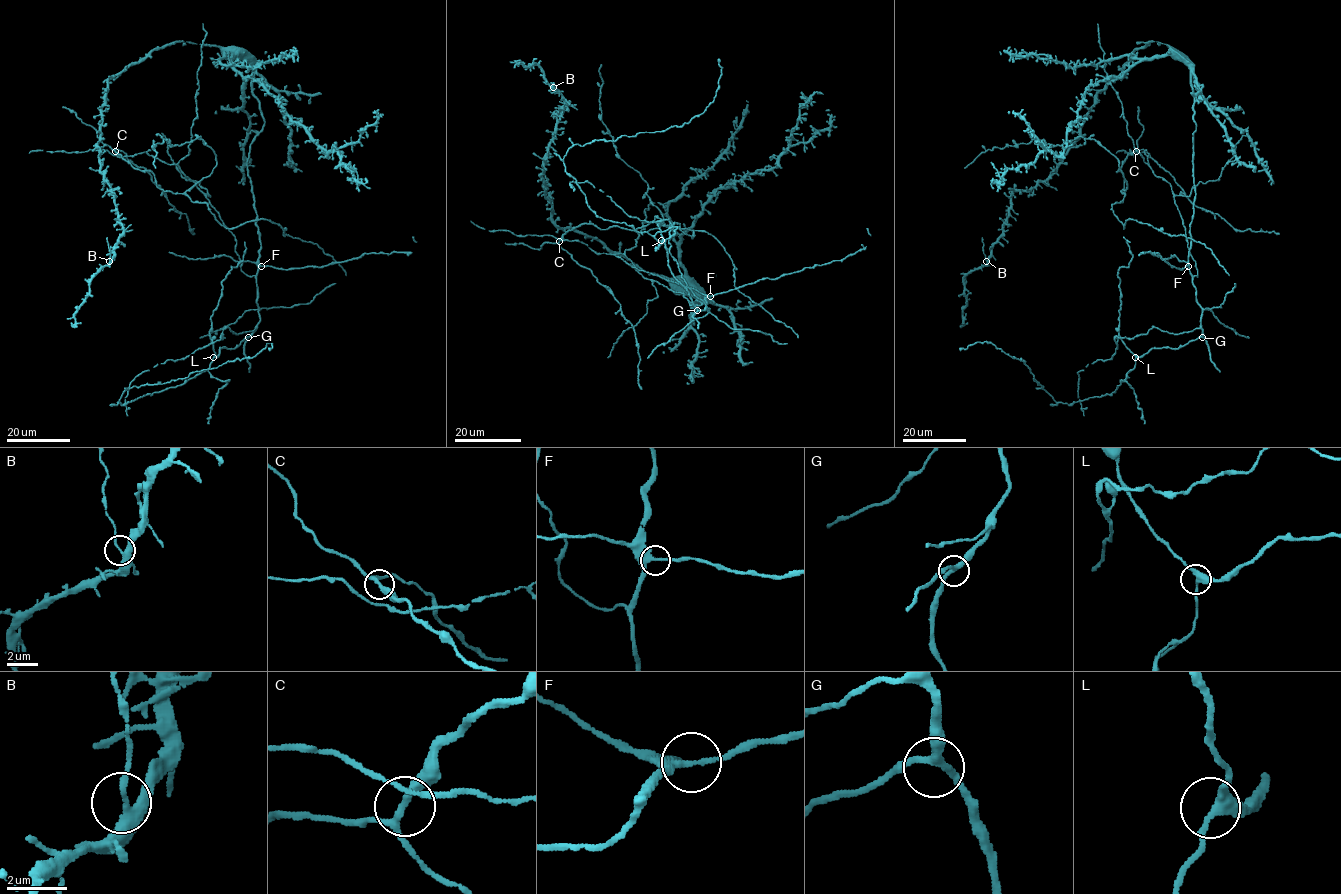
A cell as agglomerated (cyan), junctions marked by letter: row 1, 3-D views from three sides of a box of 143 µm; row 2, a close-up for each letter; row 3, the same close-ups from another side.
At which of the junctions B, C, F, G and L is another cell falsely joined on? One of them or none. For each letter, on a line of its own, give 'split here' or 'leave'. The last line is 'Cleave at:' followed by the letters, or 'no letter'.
B: leave
C: leave
F: leave
G: leave
L: leave
Cleave at: no letter

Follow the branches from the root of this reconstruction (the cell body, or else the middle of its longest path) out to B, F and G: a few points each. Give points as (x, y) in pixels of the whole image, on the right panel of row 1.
B: (1194, 201), (1191, 69), (1169, 45), (1151, 41), (1097, 95), (1057, 168), (1013, 192), (986, 261)
F: (1194, 201), (1189, 266)
G: (1194, 201), (1189, 268), (1196, 301), (1202, 310), (1202, 337)

